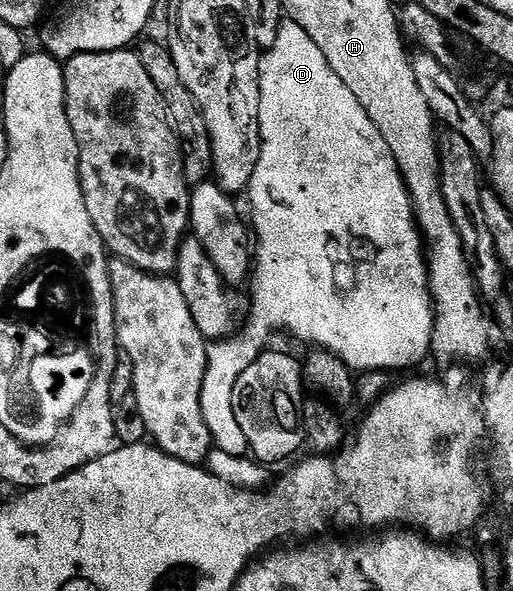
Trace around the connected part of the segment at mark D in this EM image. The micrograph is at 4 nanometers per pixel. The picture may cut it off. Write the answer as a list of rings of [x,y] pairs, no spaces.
[[[285,19],[279,25],[277,39],[273,47],[269,47],[262,54],[259,62],[259,90],[261,91],[261,103],[259,104],[259,137],[263,142],[257,159],[257,167],[253,171],[253,179],[249,186],[251,193],[251,221],[253,226],[253,276],[250,278],[249,304],[251,313],[247,316],[247,323],[234,337],[226,341],[216,341],[207,347],[207,370],[201,387],[201,411],[205,415],[205,423],[211,432],[211,440],[214,448],[225,451],[225,455],[248,456],[249,450],[245,431],[241,431],[241,423],[237,423],[233,411],[233,387],[239,376],[245,371],[245,367],[252,365],[259,358],[260,353],[268,348],[267,340],[278,329],[284,329],[292,333],[299,341],[308,341],[311,347],[340,357],[352,371],[359,375],[388,371],[387,369],[411,369],[414,365],[422,363],[426,357],[432,356],[431,340],[433,339],[433,327],[435,326],[435,311],[431,300],[431,288],[427,278],[427,259],[425,246],[415,224],[415,209],[411,206],[411,196],[407,194],[407,188],[403,182],[403,176],[399,173],[397,163],[393,159],[393,151],[389,151],[389,143],[373,127],[373,119],[365,115],[365,107],[357,103],[357,95],[341,83],[341,75],[329,67],[329,59],[321,55],[321,47],[297,27],[297,23]]]

